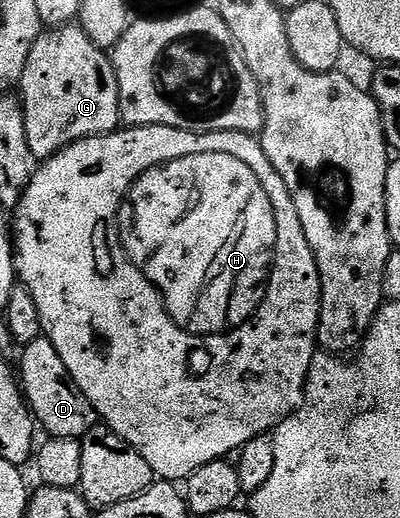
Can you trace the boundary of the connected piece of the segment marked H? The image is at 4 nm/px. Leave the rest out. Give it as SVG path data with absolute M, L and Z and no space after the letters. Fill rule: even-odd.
M204 153L203 155L187 155L183 159L175 159L166 165L157 165L154 169L148 169L129 189L127 213L128 209L129 234L126 237L124 234L123 237L127 256L133 264L140 265L141 270L145 272L145 278L161 292L161 298L165 300L165 309L177 326L184 329L186 333L193 333L196 337L212 337L219 333L227 333L231 329L237 329L254 317L265 297L265 287L269 283L269 270L273 267L273 248L277 238L277 228L271 199L267 199L267 191L263 191L263 183L255 179L255 171L251 171L247 163L235 159L232 155ZM257 199L266 199L265 207L259 207Z

